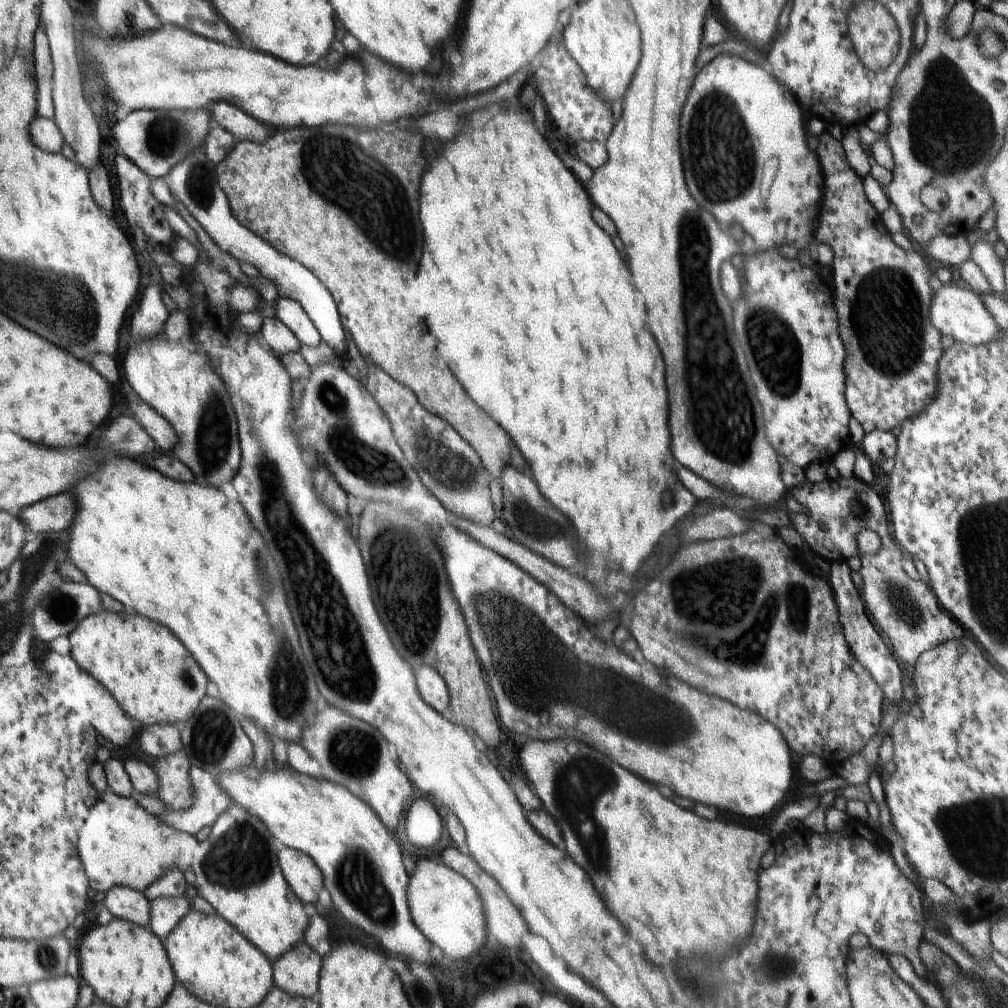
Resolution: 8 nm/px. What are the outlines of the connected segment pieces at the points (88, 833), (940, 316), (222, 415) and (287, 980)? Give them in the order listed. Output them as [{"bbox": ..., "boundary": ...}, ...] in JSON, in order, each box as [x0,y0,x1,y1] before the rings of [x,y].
[{"bbox":[77,788,198,894],"boundary":[[[110,788],[99,793],[92,810],[81,827],[77,848],[81,862],[88,873],[92,890],[100,894],[112,887],[125,886],[140,892],[164,876],[170,868],[178,868],[182,874],[191,870],[198,840],[176,828],[165,829],[157,816],[140,808],[134,798],[122,798],[112,794]]]},{"bbox":[930,283,1002,345],"boundary":[[[948,283],[942,285],[936,292],[932,292],[932,302],[930,302],[930,320],[934,328],[943,336],[951,336],[954,342],[960,344],[988,345],[990,340],[999,338],[1002,330],[996,320],[992,320],[990,312],[982,306],[982,298],[970,288],[960,288],[956,284]]]},{"bbox":[124,330,242,488],"boundary":[[[162,330],[148,340],[135,342],[135,346],[130,348],[126,356],[124,374],[126,380],[130,382],[135,398],[142,400],[144,404],[149,404],[173,426],[178,436],[178,446],[172,450],[172,453],[182,461],[182,464],[190,468],[194,475],[194,482],[202,486],[218,488],[226,482],[231,482],[240,468],[242,453],[238,422],[224,382],[220,380],[218,372],[214,372],[214,368],[210,366],[208,356],[198,352],[198,348],[190,350],[188,337],[186,335],[170,338]]]},{"bbox":[272,941,322,1002],"boundary":[[[302,941],[272,963],[274,985],[280,990],[290,996],[320,1002],[318,980],[322,970],[322,956],[316,950]]]}]

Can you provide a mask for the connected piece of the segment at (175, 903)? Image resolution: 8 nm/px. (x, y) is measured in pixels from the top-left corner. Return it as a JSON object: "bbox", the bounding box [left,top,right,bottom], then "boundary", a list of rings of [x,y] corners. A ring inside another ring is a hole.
{"bbox":[149,896,190,941],"boundary":[[[184,896],[180,898],[156,898],[153,902],[153,918],[149,928],[162,941],[176,928],[176,925],[190,912],[190,904]]]}

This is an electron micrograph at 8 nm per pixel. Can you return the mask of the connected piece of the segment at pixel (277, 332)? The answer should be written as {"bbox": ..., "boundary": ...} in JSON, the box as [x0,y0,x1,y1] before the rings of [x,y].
{"bbox":[259,316,300,354],"boundary":[[[264,316],[259,332],[268,347],[277,354],[294,353],[300,350],[298,338],[276,317]]]}

